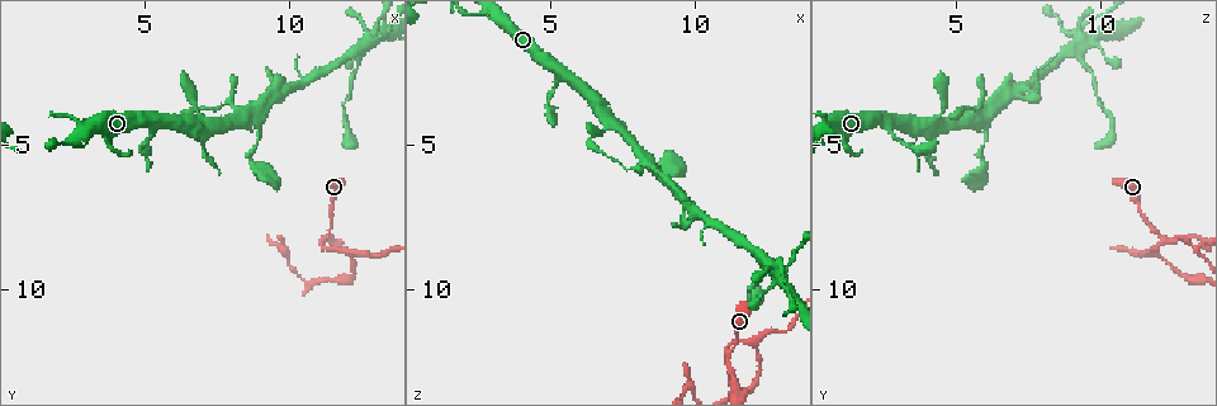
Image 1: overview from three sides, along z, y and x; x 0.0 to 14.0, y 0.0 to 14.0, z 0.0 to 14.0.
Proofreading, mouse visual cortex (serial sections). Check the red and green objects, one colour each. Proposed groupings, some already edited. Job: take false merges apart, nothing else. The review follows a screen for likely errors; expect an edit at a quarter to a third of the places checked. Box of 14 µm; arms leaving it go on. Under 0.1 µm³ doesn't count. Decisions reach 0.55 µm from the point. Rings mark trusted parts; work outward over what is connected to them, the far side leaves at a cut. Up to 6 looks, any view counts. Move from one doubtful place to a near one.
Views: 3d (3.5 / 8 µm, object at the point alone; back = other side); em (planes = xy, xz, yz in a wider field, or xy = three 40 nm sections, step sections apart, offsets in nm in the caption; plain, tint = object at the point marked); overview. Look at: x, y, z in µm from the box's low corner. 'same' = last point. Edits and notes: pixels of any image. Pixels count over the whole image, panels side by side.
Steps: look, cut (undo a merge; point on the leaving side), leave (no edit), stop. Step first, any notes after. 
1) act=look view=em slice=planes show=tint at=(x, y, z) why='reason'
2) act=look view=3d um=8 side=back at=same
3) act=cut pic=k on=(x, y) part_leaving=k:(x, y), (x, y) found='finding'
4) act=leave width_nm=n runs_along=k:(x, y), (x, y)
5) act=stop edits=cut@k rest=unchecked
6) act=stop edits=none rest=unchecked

act=look view=3d um=3.5 at=(11.2, 8.2, 12.1) why='arms part here'

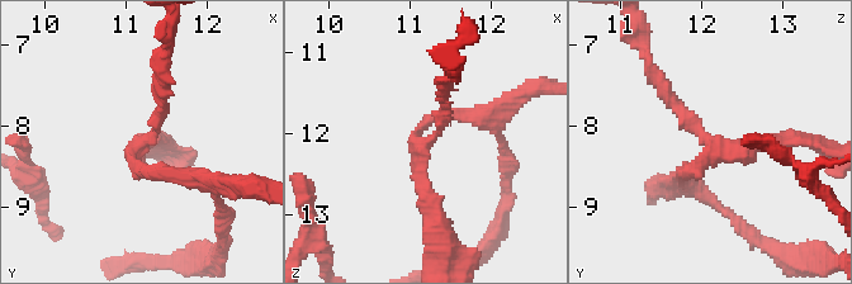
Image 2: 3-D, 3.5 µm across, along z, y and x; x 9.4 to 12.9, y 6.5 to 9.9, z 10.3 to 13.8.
act=look view=em slice=xy step=2 show=tint at=(11.20, 8.25, 12.10) arms=3 arm_widths_nm=150,150,200 why='shape alone is not enough'

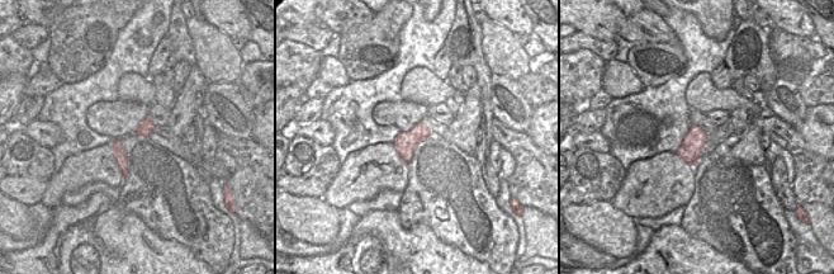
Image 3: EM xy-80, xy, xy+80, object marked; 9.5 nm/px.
act=look view=em slice=xy step=5 show=tint at=same why='cut it another way'

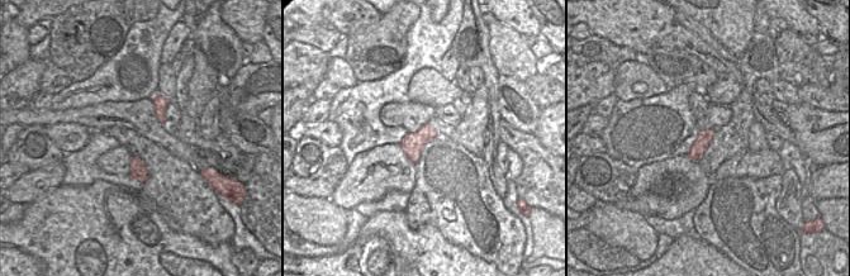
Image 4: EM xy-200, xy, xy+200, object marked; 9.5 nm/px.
act=leave runs_along=2:(157, 85), (157, 128), (131, 160), (185, 175) found='one cell here'

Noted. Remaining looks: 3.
act=look view=3d um=3.5 at=(9.7, 8.6, 13.3) why='abrupt turn'

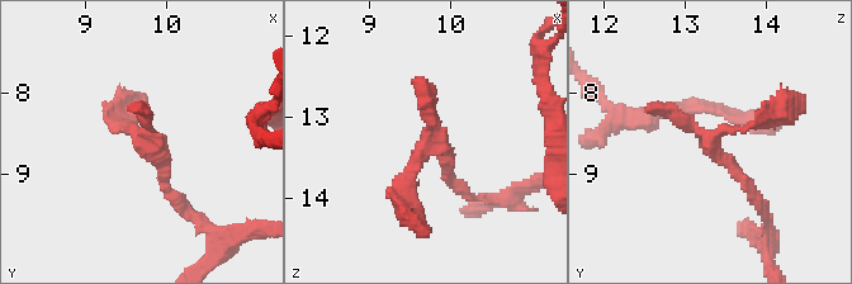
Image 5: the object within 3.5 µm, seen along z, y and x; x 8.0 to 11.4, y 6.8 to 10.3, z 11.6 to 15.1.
act=look view=em slice=xy step=3 show=tint at=(9.70, 8.55, 13.35)

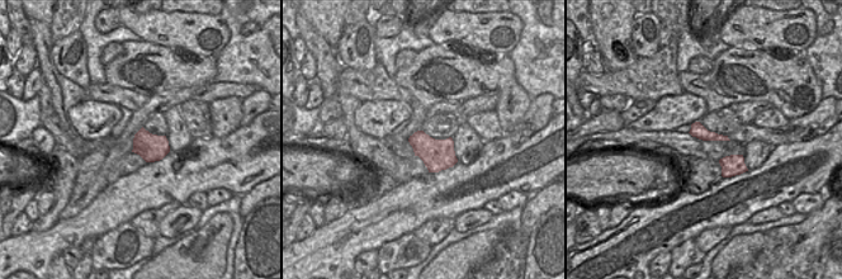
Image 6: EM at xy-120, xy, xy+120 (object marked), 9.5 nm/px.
act=leave found='continuous, no second cell'

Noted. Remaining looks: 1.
act=stop edits=none rest=unchecked

